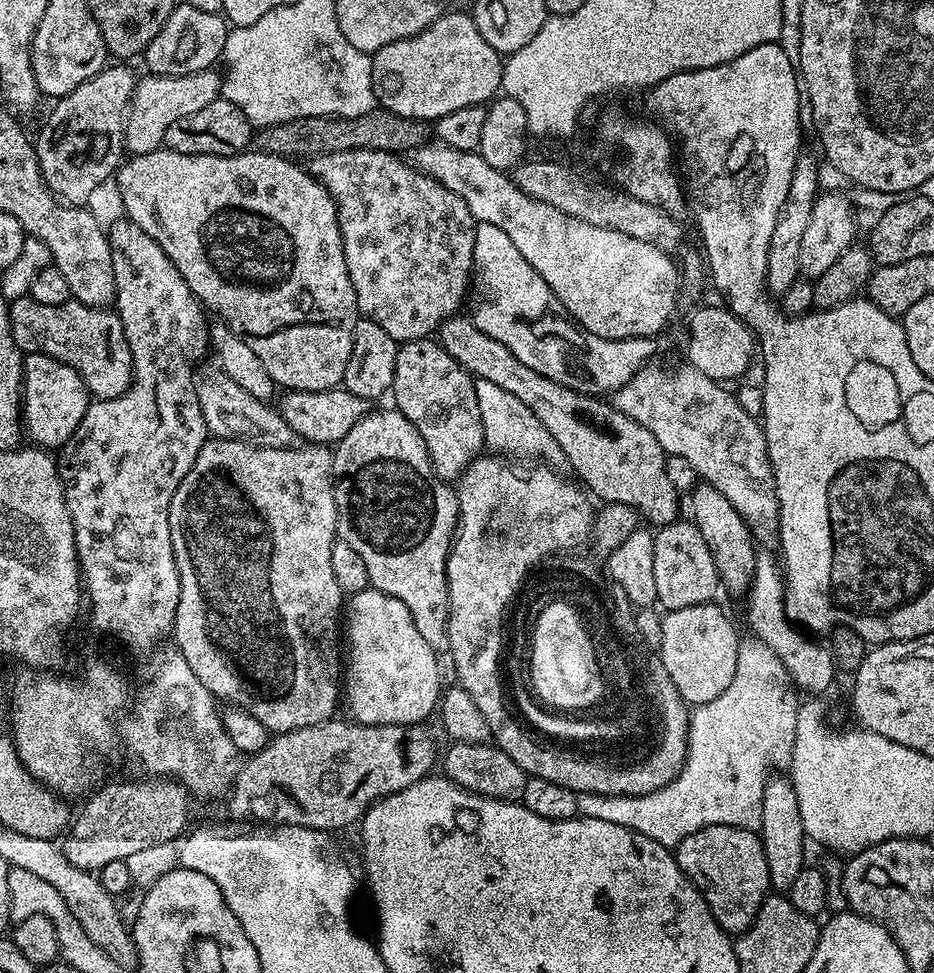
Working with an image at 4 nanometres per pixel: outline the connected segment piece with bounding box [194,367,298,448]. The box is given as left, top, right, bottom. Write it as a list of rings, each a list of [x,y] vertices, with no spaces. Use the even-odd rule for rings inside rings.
[[[215,367],[199,373],[194,384],[194,391],[209,433],[222,440],[241,440],[247,444],[257,444],[259,448],[295,448],[298,438],[290,426],[280,416],[279,411],[271,403],[254,398],[254,394],[246,394],[234,378]]]

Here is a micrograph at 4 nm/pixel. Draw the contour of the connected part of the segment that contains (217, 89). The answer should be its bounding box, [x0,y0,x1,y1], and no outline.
[124,70,221,156]

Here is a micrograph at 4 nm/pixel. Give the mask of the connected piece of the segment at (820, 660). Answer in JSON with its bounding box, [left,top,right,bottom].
[746,547,838,694]

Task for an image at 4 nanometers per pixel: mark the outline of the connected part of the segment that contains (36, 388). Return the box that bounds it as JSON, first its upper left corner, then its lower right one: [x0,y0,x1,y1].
[22,352,90,450]

